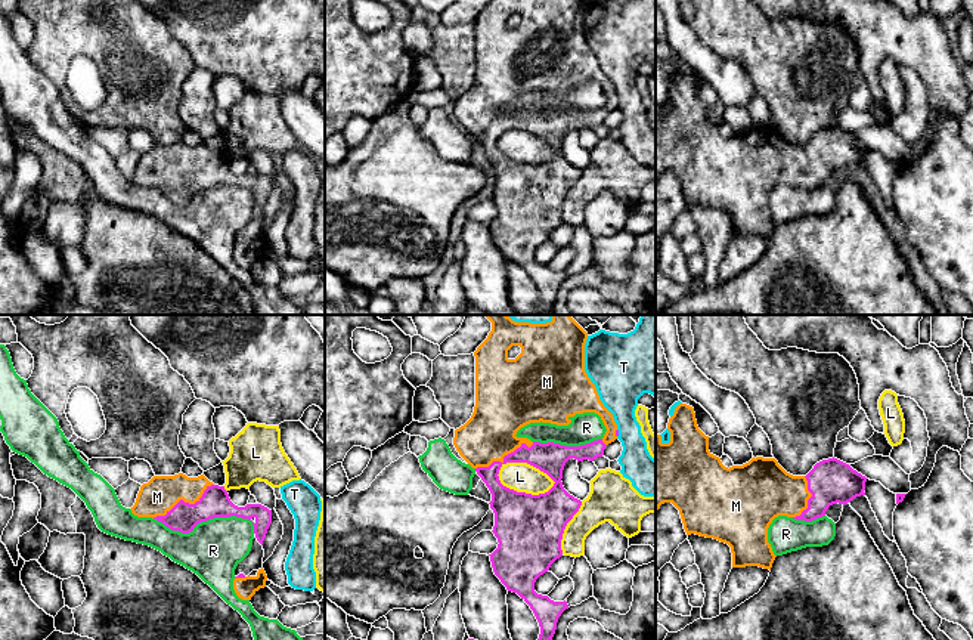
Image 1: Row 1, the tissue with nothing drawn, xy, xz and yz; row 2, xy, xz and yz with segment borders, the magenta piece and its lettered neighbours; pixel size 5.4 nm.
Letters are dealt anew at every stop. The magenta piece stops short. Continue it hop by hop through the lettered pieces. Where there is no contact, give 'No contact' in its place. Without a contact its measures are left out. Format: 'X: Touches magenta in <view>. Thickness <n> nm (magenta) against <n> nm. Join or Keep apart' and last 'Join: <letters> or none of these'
L: Touches magenta in xz. Thickness 170 nm (magenta) against 160 nm. Keep apart
M: Touches magenta in xy. Thickness 160 nm (magenta) against 200 nm. Join
R: Touches magenta in xy. Thickness 160 nm (magenta) against 300 nm. Keep apart
T: Touches magenta in xz. Thickness 20 nm (magenta) against 240 nm. Keep apart
Join: M

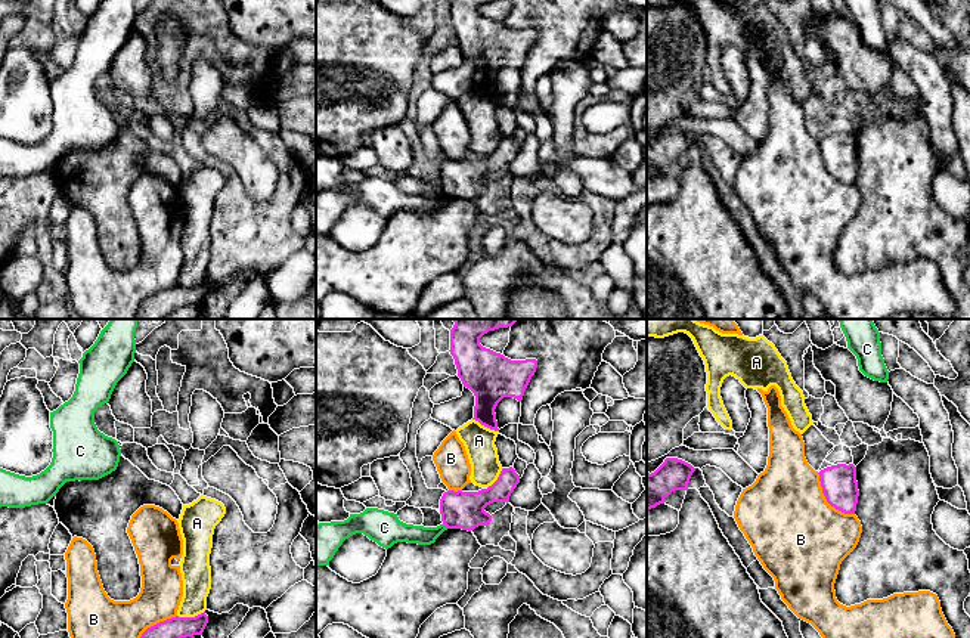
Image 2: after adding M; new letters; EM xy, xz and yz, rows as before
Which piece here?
A: Touches magenta in xy. Thickness 160 nm (magenta) against 160 nm. Keep apart
B: Touches magenta in yz. Thickness 190 nm (magenta) against 500 nm. Keep apart
C: Touches magenta in xz. Thickness 200 nm (magenta) against 110 nm. Keep apart
Join: none of these

